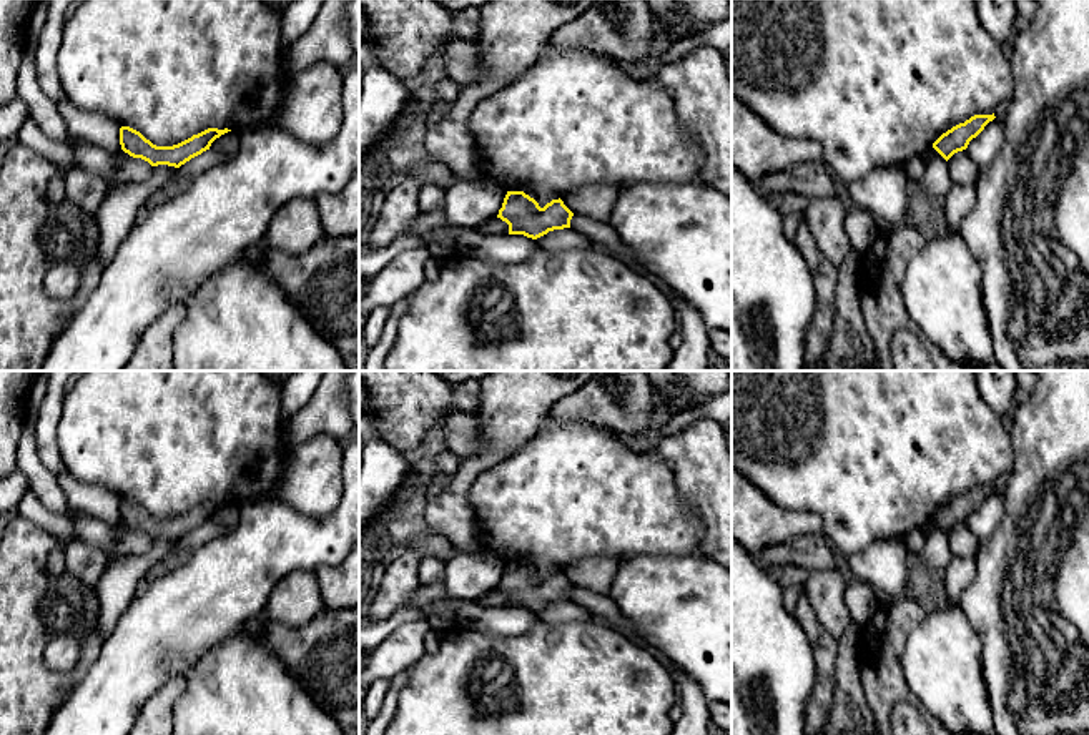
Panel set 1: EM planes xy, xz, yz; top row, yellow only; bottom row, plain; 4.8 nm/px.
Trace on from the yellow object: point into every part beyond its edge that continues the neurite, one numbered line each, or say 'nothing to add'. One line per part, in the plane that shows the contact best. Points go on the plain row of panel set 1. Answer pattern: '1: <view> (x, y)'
nothing to add

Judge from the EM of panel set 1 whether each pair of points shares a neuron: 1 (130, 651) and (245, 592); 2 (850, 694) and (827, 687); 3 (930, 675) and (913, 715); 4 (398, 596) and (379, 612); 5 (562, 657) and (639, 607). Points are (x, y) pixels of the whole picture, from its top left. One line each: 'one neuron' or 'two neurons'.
1: one neuron
2: two neurons
3: two neurons
4: one neuron
5: two neurons

